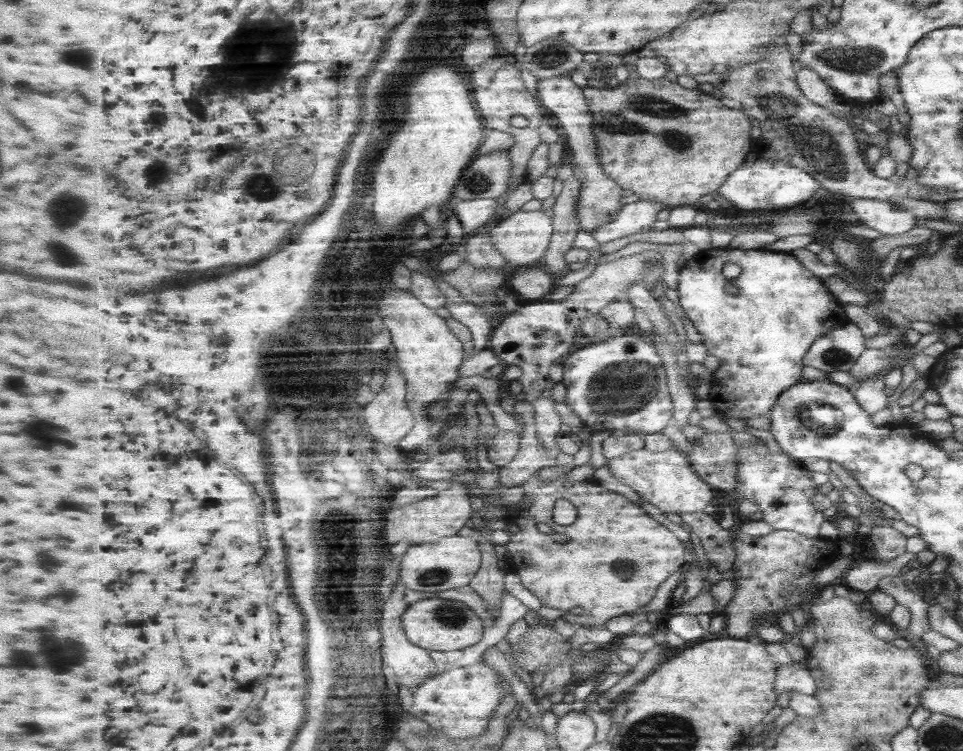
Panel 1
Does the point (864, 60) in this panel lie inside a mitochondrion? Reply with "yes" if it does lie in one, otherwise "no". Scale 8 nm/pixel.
yes

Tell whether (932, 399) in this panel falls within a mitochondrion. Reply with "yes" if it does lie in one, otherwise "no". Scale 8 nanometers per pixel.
no

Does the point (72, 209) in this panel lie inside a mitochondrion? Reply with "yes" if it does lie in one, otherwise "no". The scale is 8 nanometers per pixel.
yes

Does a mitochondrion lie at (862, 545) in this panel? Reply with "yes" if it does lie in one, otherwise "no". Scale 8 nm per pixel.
no

